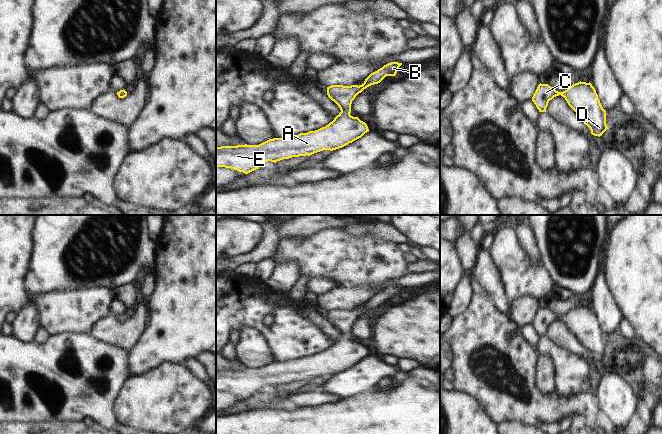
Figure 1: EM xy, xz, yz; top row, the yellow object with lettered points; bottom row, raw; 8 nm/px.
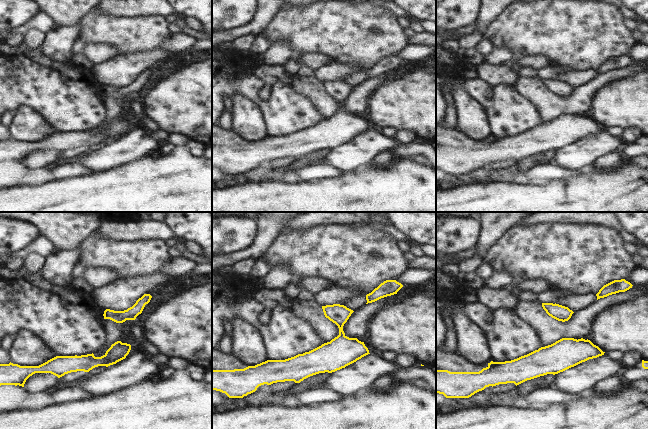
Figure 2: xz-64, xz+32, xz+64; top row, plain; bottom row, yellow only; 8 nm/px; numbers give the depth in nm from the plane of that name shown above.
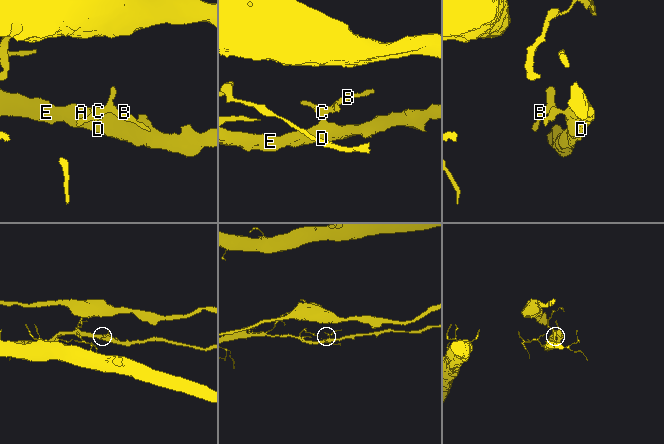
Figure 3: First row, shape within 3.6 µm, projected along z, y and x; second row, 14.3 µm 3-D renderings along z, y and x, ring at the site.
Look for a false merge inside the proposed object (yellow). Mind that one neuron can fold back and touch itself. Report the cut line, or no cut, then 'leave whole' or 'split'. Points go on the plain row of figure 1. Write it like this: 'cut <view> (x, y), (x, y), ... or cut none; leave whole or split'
cut none; leave whole

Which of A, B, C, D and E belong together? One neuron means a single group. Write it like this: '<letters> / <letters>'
A B C D E

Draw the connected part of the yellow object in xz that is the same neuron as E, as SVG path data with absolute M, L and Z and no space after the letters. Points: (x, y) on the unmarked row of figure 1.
M391 286L382 292L371 297L362 309L331 309L327 311L328 321L334 325L340 332L341 336L325 351L307 357L300 357L285 362L269 363L259 369L237 369L237 370L221 370L216 371L216 391L225 391L248 398L256 393L263 386L271 385L276 387L283 383L289 383L299 380L310 380L323 374L336 374L342 372L349 367L361 362L365 357L369 356L368 350L358 341L353 341L351 337L351 328L355 321L367 311L380 307L386 300L395 300L402 287Z

